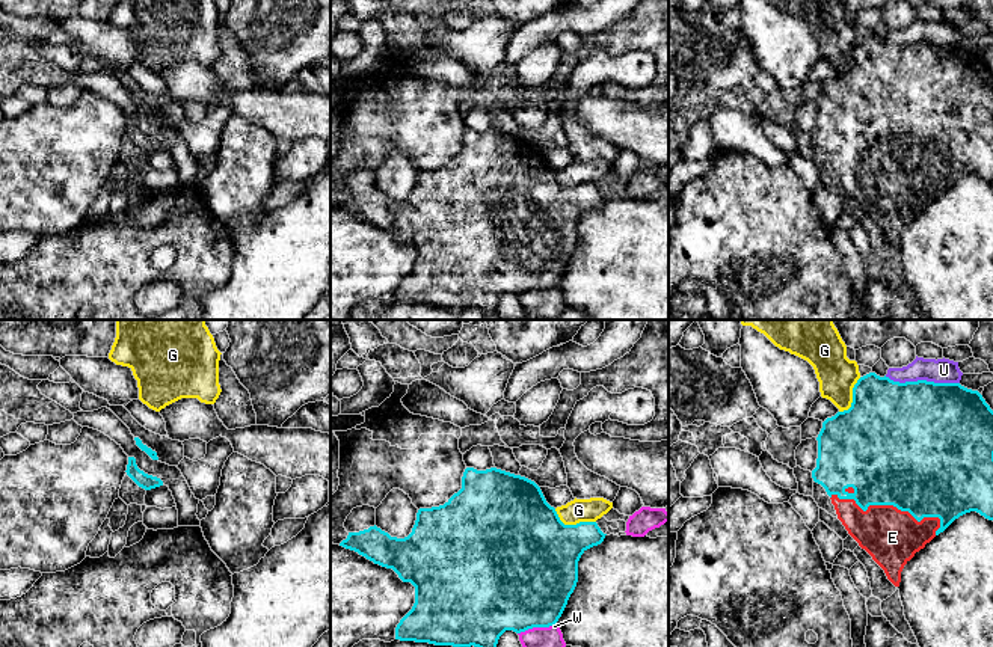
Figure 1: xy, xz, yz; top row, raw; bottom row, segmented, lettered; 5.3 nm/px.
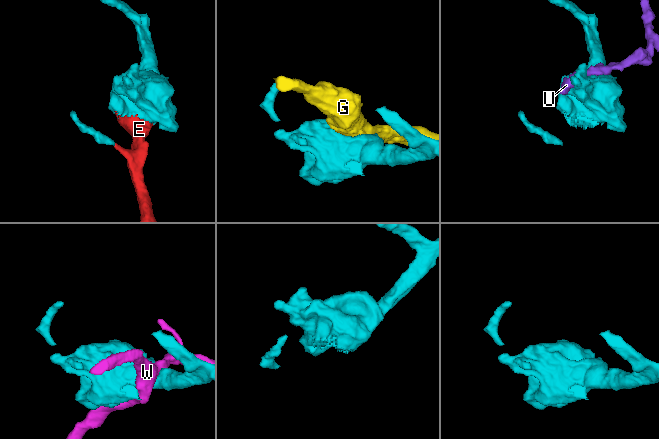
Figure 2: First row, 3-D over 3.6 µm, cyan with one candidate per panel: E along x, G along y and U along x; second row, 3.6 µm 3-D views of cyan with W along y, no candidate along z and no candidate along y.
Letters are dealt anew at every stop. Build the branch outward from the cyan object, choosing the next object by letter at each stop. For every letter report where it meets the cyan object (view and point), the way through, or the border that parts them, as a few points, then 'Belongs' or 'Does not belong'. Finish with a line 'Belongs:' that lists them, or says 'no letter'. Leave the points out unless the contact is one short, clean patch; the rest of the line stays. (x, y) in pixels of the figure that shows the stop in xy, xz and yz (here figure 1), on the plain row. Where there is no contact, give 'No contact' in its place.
E: Touches cyan at yz (889, 166). Belongs
G: Touches cyan at xz (572, 187). Does not belong
U: Touches cyan at yz (922, 42). Does not belong
W: Touches cyan at xz (536, 288). Does not belong
Belongs: E

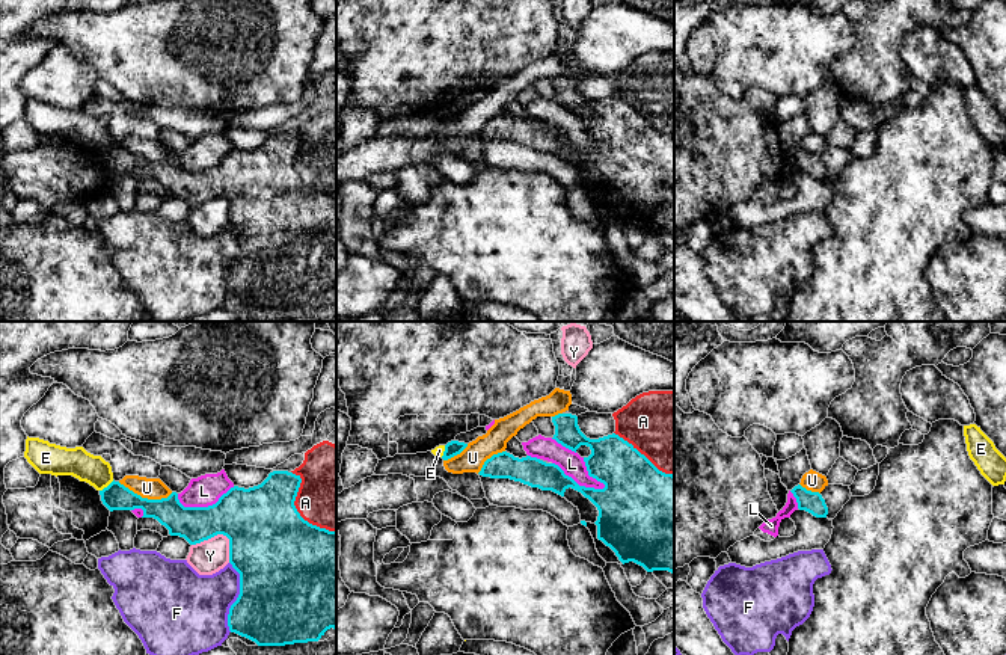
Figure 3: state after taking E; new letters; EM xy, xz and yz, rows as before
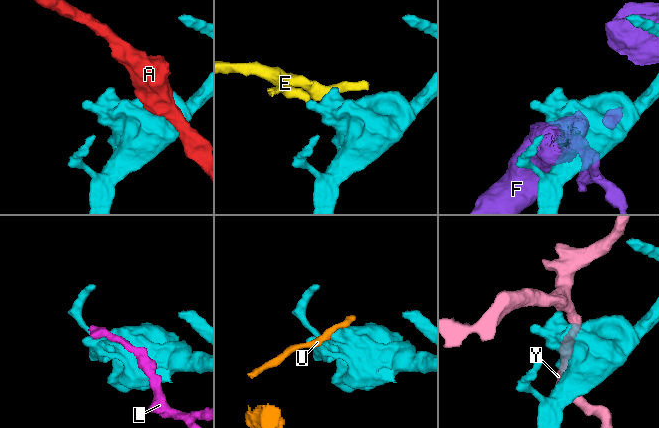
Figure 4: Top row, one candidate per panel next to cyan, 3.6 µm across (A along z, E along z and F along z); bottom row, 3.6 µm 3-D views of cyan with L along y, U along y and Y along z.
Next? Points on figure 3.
A: Touches cyan at xy (296, 172). Does not belong
E: Touches cyan at xy (107, 148). Boundary: xy (113, 142), (100, 153). Does not belong
F: Touches cyan at xy (239, 258). Does not belong
L: Touches cyan at xz (578, 147). Does not belong
U: Touches cyan at xy (145, 160). Does not belong
Y: Touches cyan at xy (222, 195). Does not belong
Belongs: no letter

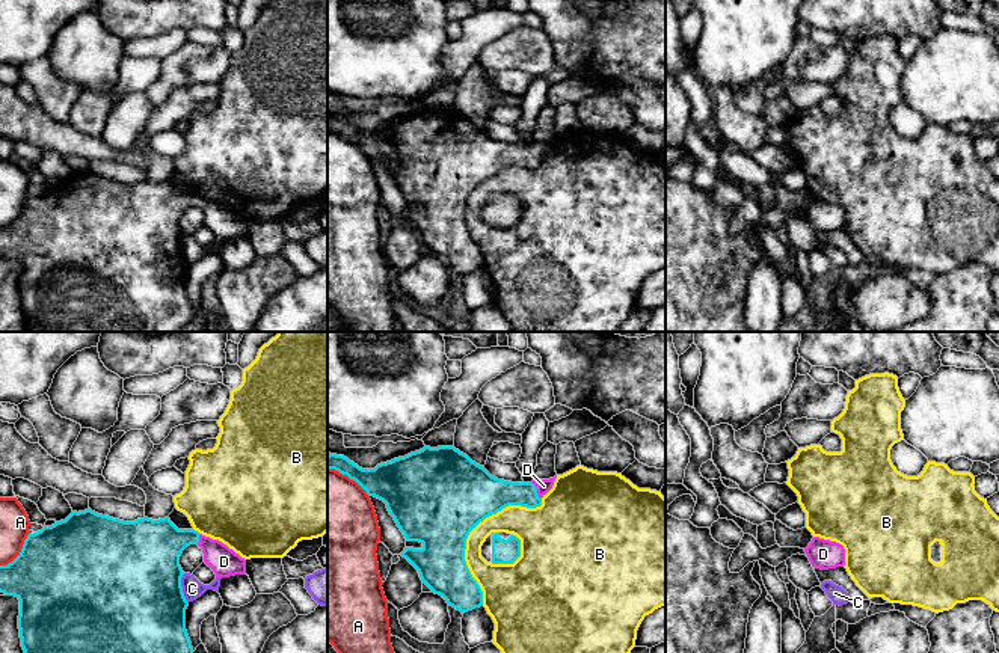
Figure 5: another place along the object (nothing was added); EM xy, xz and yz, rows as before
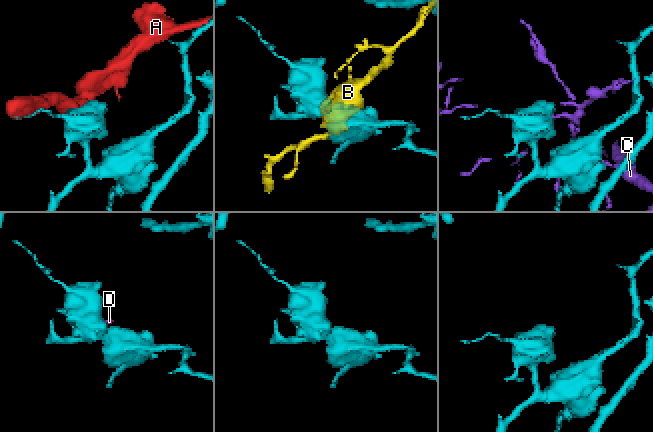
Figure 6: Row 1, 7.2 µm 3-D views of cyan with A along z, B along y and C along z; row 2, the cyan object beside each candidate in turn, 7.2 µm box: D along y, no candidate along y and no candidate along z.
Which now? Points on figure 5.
A: Touches cyan at xy (20, 214). Does not belong
B: Touches cyan at xz (471, 192). Does not belong
C: Touches cyan at xy (181, 251). Does not belong
D: Touches cyan at xz (536, 153). Path across: xz (489, 157), (536, 153), (544, 148). Belongs
Belongs: D

